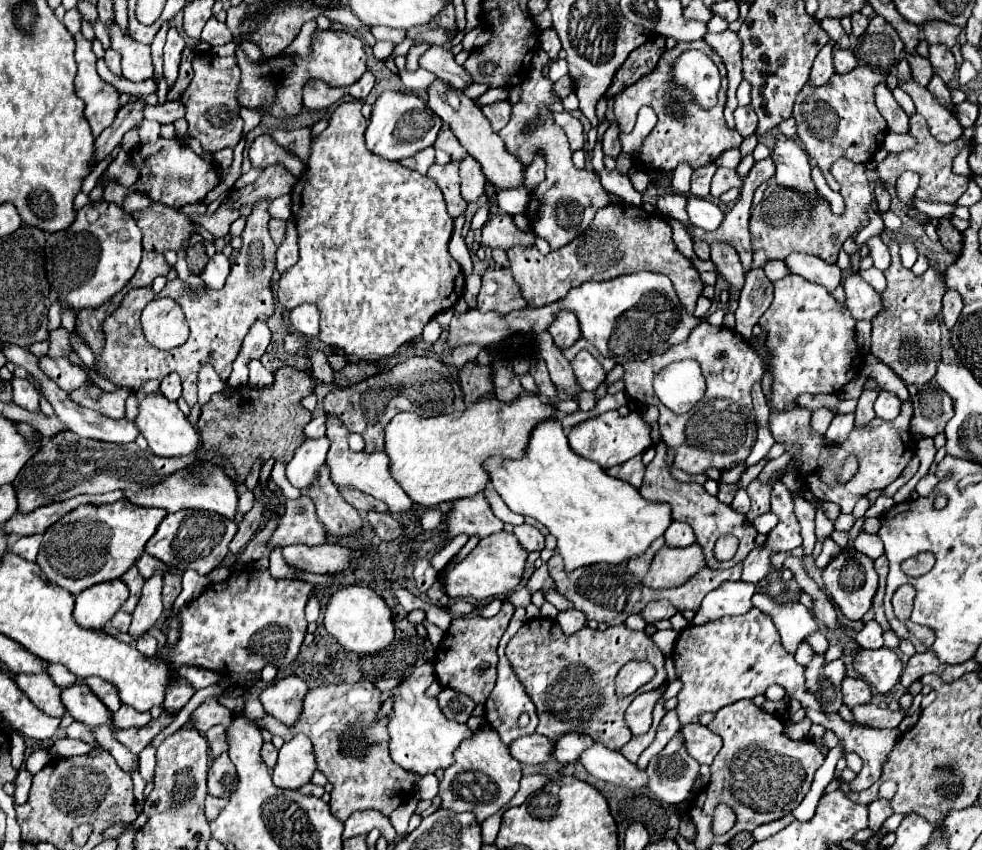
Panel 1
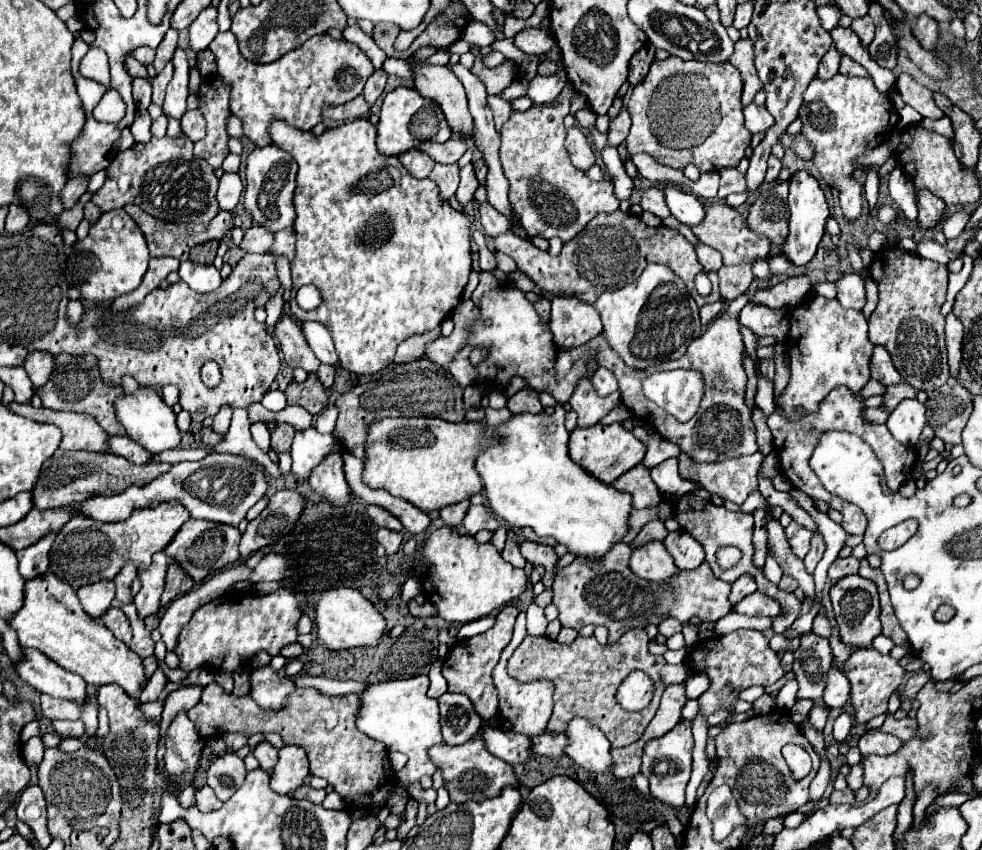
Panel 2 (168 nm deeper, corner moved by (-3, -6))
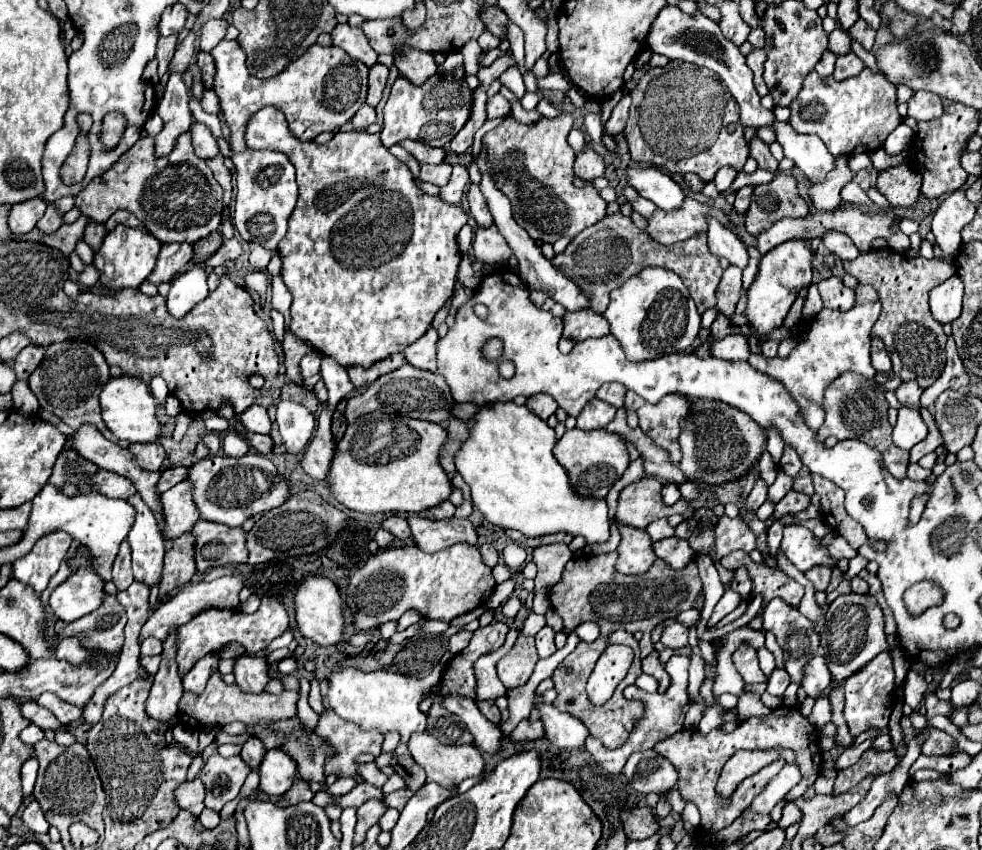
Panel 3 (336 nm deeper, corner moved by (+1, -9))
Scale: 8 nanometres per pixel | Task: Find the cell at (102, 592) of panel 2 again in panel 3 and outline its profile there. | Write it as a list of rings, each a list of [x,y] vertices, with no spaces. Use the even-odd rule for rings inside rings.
[[[79,568],[49,598],[49,608],[65,624],[97,610],[103,602],[105,582],[91,568]]]

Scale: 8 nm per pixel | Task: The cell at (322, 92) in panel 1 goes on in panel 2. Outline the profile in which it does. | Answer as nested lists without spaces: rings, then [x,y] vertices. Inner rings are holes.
[[[355,97],[351,103],[345,103],[343,107],[323,111],[323,117],[335,119],[335,121],[353,121],[359,117],[369,117],[369,113],[371,113],[369,103],[363,97]]]

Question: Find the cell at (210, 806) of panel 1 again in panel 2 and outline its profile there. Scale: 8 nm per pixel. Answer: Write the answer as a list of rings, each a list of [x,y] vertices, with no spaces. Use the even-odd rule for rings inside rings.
[[[209,785],[199,787],[199,791],[197,791],[197,809],[199,809],[199,811],[209,813],[209,811],[219,809],[221,805],[223,805],[223,803],[215,797],[215,793],[213,793],[213,789],[211,789]]]

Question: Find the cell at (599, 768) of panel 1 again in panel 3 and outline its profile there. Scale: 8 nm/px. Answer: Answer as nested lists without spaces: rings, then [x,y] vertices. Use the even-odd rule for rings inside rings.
[[[535,698],[533,704],[539,706],[547,740],[553,746],[557,746],[559,750],[581,750],[581,748],[585,748],[585,742],[587,742],[591,732],[587,730],[587,726],[583,722],[579,722],[579,718],[565,714],[565,712],[559,712],[551,704],[541,706],[541,698]]]

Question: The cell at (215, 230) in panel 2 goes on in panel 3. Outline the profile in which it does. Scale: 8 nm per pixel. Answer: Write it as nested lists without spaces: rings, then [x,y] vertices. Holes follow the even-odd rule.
[[[117,210],[107,222],[105,222],[105,228],[107,230],[113,230],[117,224],[123,224],[123,226],[131,226],[131,228],[145,228],[143,222],[139,222],[131,212],[127,210]]]

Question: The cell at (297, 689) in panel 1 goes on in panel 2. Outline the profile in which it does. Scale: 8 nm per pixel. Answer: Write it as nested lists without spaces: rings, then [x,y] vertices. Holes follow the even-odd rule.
[[[271,665],[253,669],[249,675],[249,683],[251,683],[249,693],[259,703],[259,707],[275,709],[275,711],[279,707],[283,707],[283,701],[295,689],[293,681],[277,671],[273,671]]]

